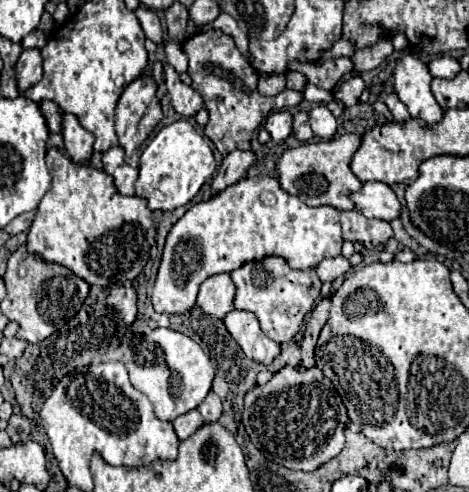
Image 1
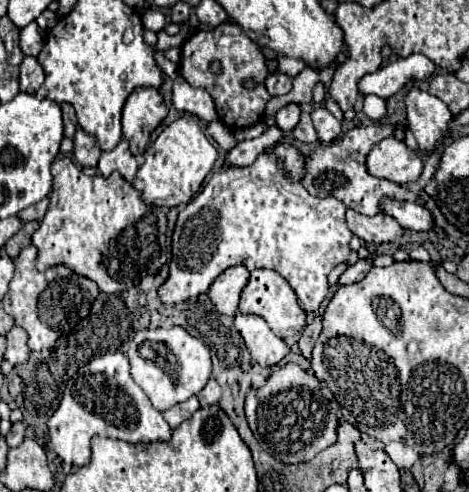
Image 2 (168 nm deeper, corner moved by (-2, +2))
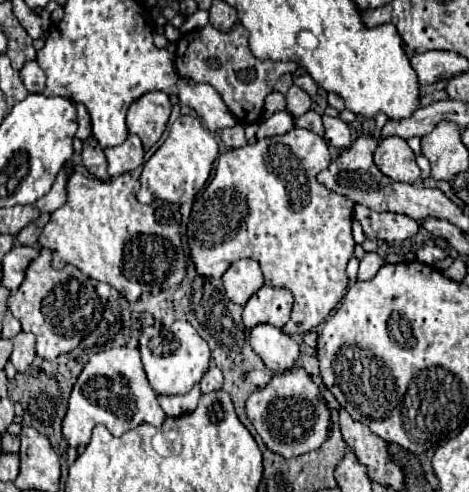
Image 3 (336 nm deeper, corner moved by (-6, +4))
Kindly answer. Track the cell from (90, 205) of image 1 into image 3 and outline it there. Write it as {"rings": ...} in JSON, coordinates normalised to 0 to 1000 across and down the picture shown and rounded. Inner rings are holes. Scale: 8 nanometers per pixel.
{"rings":[[[149,350],[141,386],[145,386],[141,415],[111,431],[107,451],[94,459],[85,476],[85,500],[111,512],[111,541],[119,549],[132,549],[141,537],[154,537],[175,557],[235,577],[277,614],[294,610],[307,589],[371,585],[392,565],[401,504],[384,480],[380,419],[345,407],[328,407],[324,415],[299,415],[290,407],[299,370],[277,354],[256,354],[235,366],[213,366],[200,358],[179,358],[171,350]]]}

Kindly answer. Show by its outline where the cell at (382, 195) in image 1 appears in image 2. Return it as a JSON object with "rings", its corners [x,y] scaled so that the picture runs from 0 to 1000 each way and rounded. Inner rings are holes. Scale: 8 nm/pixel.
{"rings":[[[814,407],[814,427],[849,447],[849,455],[866,467],[908,472],[925,455],[921,431],[913,431],[896,415],[878,411],[849,411],[849,407]]]}

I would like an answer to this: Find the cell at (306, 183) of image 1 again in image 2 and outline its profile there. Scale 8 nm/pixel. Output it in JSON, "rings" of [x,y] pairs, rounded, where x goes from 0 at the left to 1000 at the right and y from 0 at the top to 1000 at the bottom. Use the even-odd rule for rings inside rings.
{"rings":[[[797,252],[797,256],[759,256],[746,268],[738,268],[725,285],[712,285],[708,293],[682,297],[657,325],[652,325],[652,358],[644,366],[644,374],[652,378],[652,386],[670,398],[712,398],[721,407],[729,407],[742,423],[780,435],[780,439],[797,439],[810,435],[810,411],[814,402],[832,402],[832,407],[870,407],[883,415],[904,415],[904,407],[857,382],[844,370],[832,366],[810,366],[785,354],[780,346],[780,313],[793,305],[793,297],[802,297],[810,285],[827,280],[840,272],[844,260],[857,260],[853,252]]]}

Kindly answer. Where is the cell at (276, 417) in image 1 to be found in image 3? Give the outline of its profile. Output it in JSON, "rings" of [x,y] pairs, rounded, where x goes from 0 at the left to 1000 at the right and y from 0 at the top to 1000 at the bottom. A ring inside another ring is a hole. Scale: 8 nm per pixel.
{"rings":[[[618,748],[584,760],[580,772],[533,801],[525,813],[525,841],[567,911],[606,931],[635,931],[687,907],[704,878],[704,833],[682,785],[652,760],[648,748]]]}

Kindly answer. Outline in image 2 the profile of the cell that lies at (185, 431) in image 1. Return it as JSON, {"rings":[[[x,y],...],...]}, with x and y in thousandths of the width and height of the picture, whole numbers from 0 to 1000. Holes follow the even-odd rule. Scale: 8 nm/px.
{"rings":[[[409,805],[409,809],[401,809],[397,817],[384,817],[384,821],[367,825],[367,829],[358,829],[358,833],[350,837],[350,854],[362,862],[362,870],[375,870],[384,858],[401,854],[422,829],[426,829],[422,809]]]}

